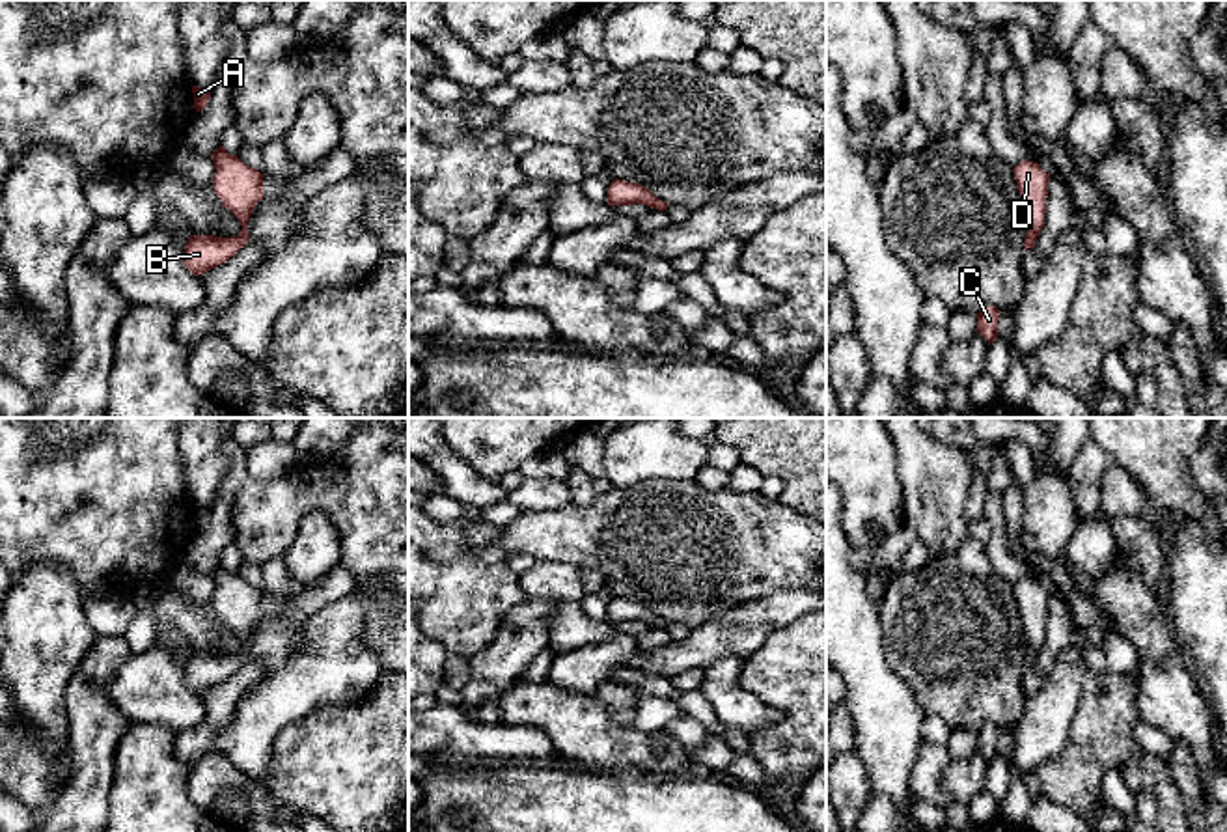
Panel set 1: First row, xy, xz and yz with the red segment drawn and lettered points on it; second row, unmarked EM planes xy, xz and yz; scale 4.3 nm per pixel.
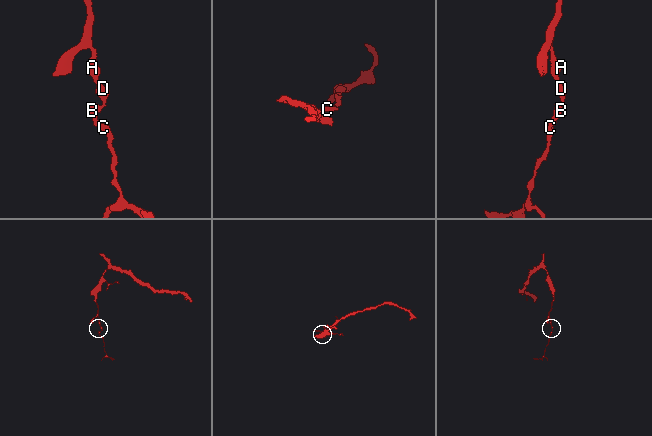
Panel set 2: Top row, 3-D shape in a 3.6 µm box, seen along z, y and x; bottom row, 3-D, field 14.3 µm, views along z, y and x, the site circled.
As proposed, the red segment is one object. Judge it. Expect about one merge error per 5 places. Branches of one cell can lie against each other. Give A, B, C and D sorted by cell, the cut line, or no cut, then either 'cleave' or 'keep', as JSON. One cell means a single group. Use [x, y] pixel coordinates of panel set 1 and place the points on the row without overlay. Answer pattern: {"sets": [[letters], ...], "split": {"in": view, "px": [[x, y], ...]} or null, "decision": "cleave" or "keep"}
{"sets": [["A", "B", "C", "D"]], "split": null, "decision": "keep"}

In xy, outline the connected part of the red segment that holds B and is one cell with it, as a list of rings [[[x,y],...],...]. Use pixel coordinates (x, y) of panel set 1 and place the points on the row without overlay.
[[[222,563],[211,573],[214,580],[213,604],[242,644],[237,655],[190,653],[185,662],[185,683],[200,694],[233,675],[250,660],[248,638],[254,625],[263,617],[263,591],[246,584],[237,573],[229,573]]]

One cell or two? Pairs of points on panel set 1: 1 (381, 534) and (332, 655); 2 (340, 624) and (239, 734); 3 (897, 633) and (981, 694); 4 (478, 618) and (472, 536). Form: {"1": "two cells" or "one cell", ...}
{"1": "two cells", "2": "one cell", "3": "one cell", "4": "one cell"}

